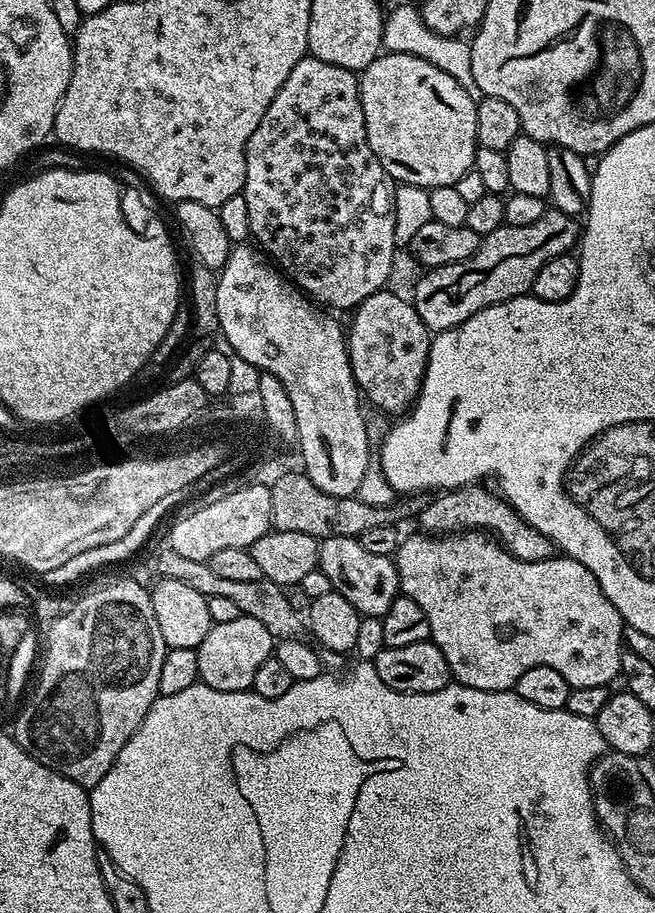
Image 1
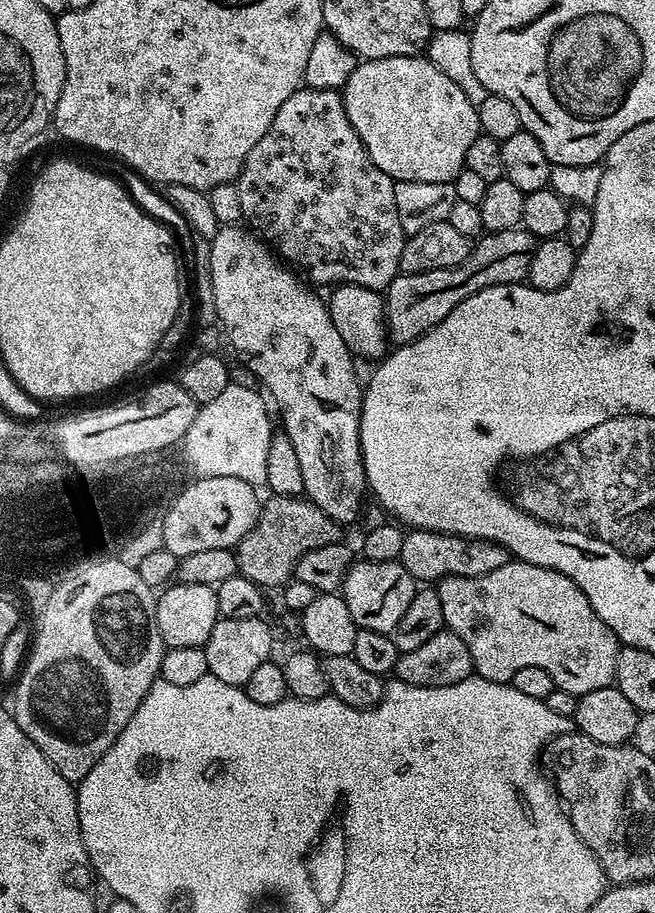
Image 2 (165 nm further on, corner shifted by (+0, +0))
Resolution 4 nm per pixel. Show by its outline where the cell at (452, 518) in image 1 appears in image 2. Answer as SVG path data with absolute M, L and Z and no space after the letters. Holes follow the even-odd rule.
M408 530L404 533L400 564L418 582L439 582L447 576L481 576L498 570L510 562L507 550L489 540L467 540L465 536L451 536L445 532Z

